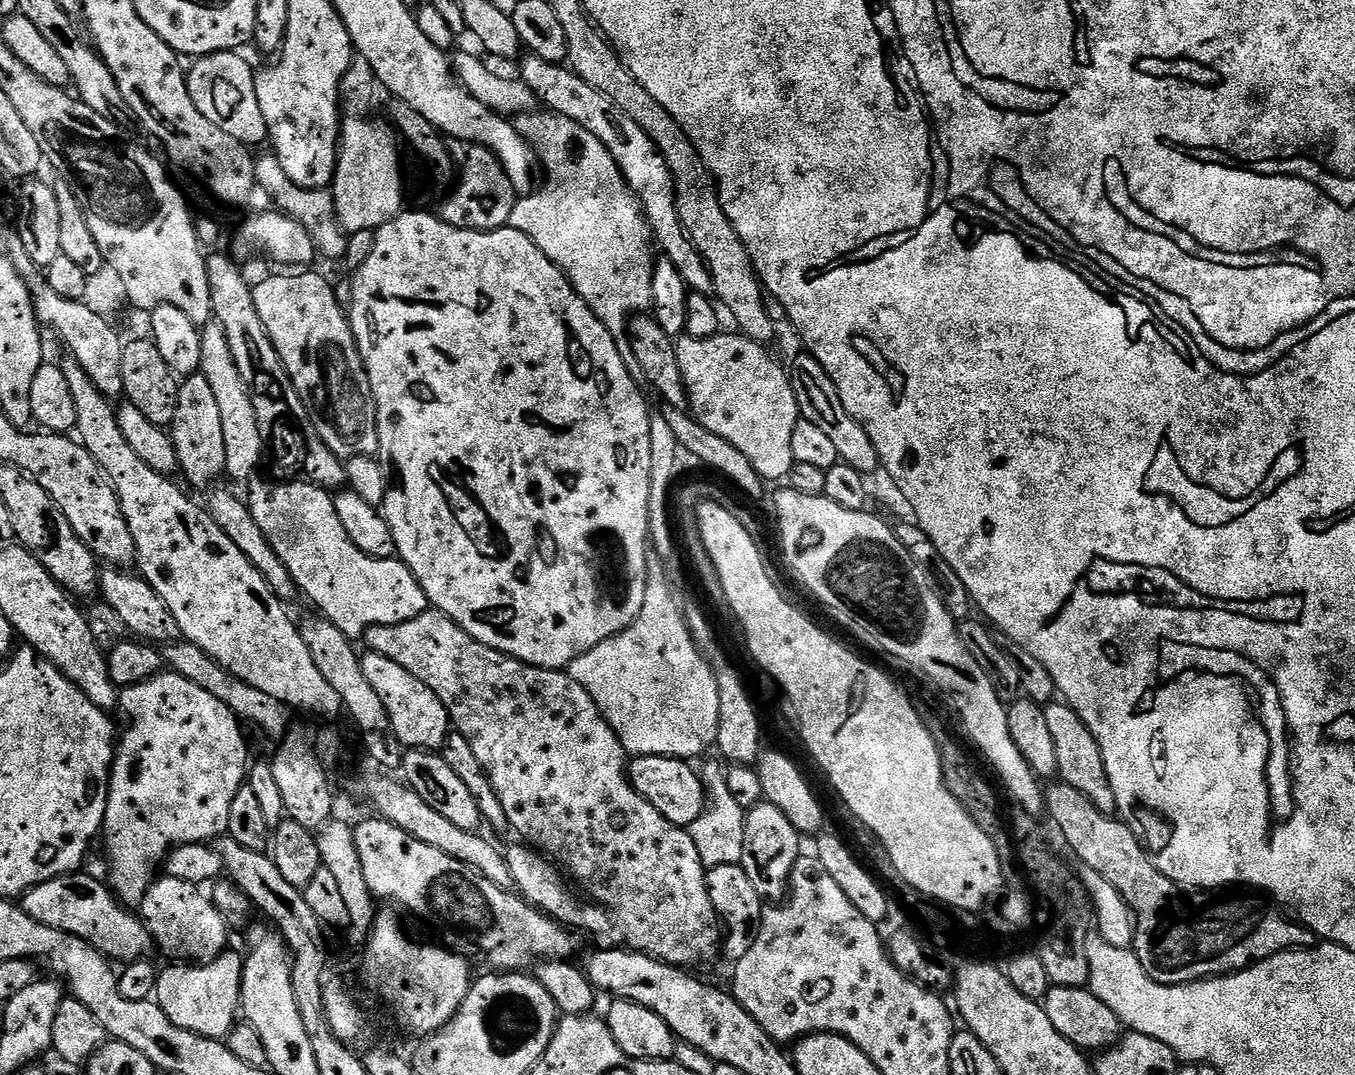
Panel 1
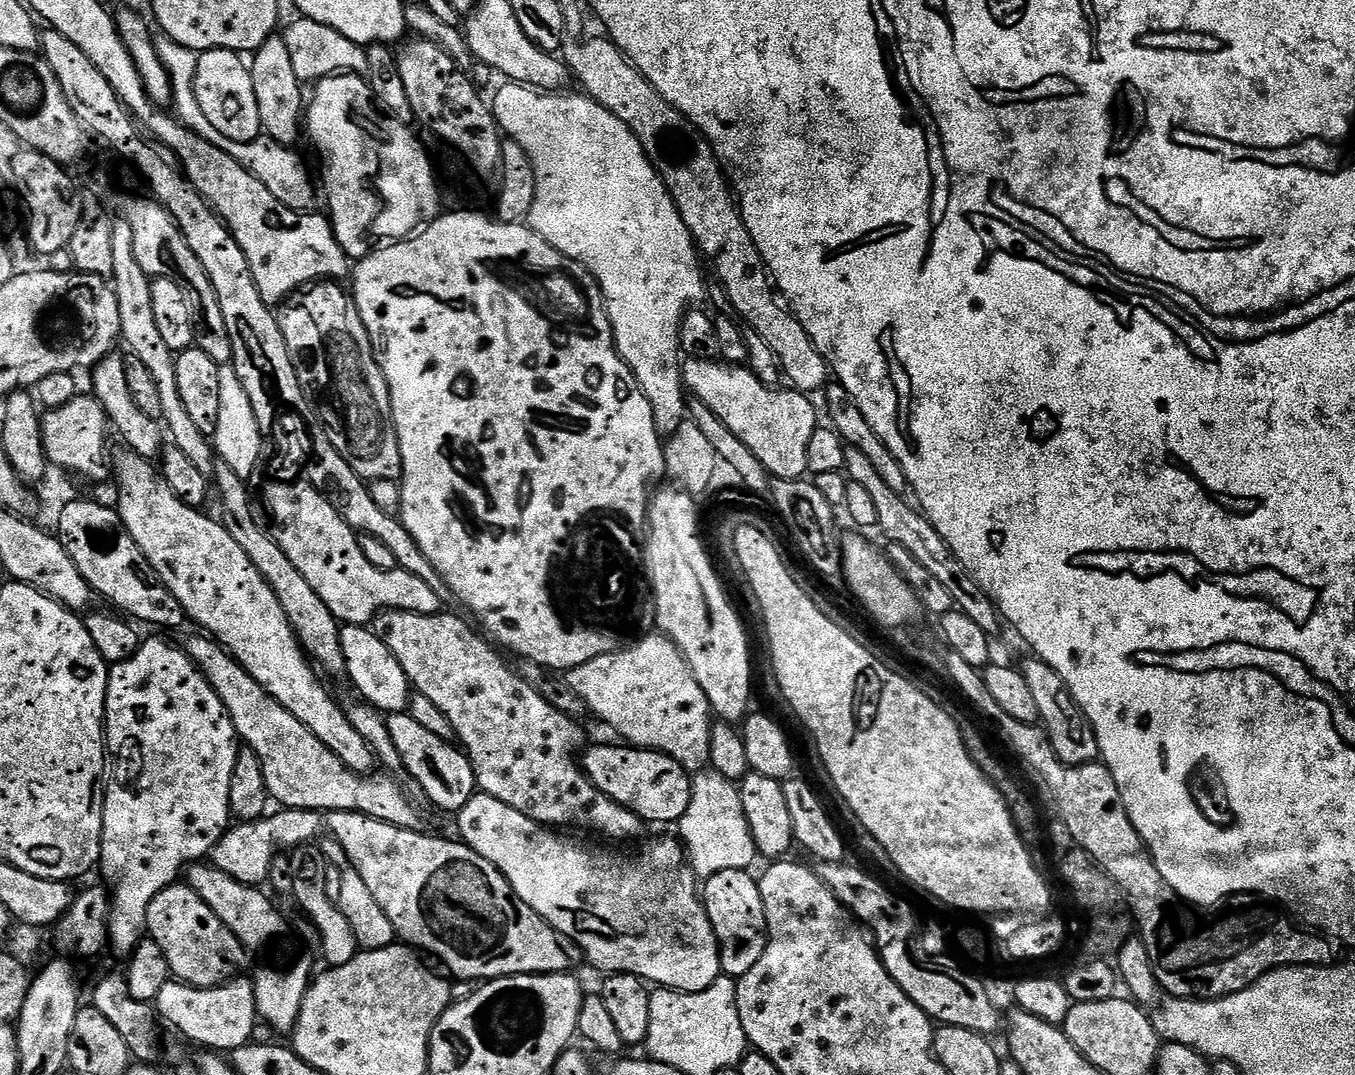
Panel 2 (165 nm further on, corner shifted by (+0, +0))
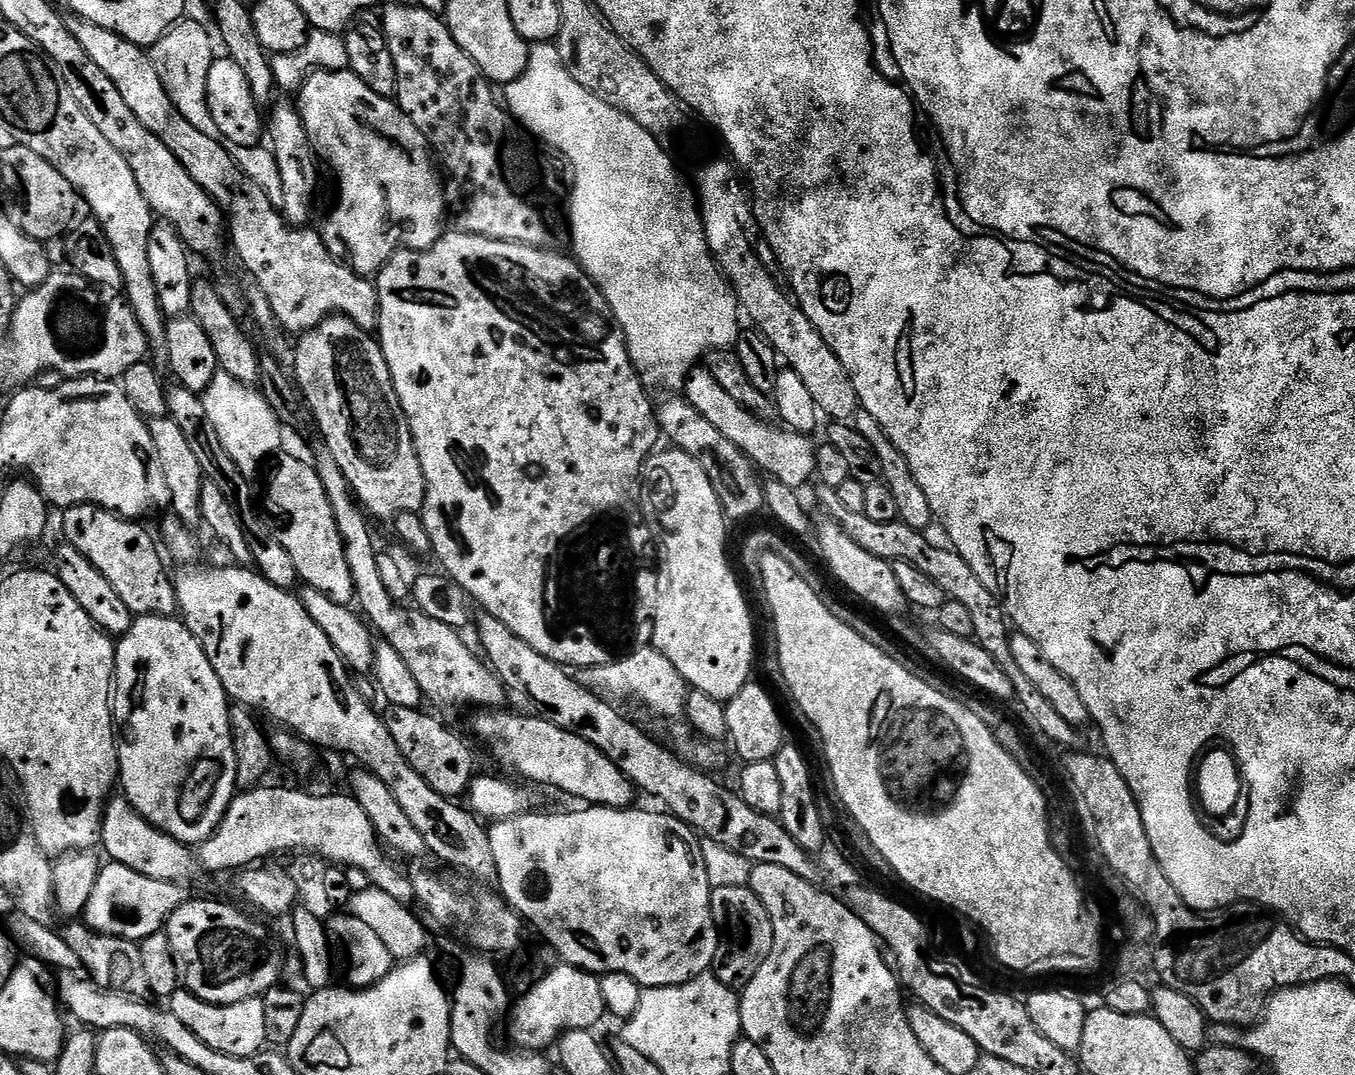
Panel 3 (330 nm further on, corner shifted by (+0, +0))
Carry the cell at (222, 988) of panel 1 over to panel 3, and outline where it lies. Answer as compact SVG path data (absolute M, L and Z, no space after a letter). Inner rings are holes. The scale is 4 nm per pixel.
M178 990L170 997L170 1007L187 1028L194 1030L194 1034L198 1034L198 1038L210 1046L210 1050L231 1056L253 1056L256 1052L265 1051L268 1044L262 999L259 996L233 1004L211 1004L193 992Z

